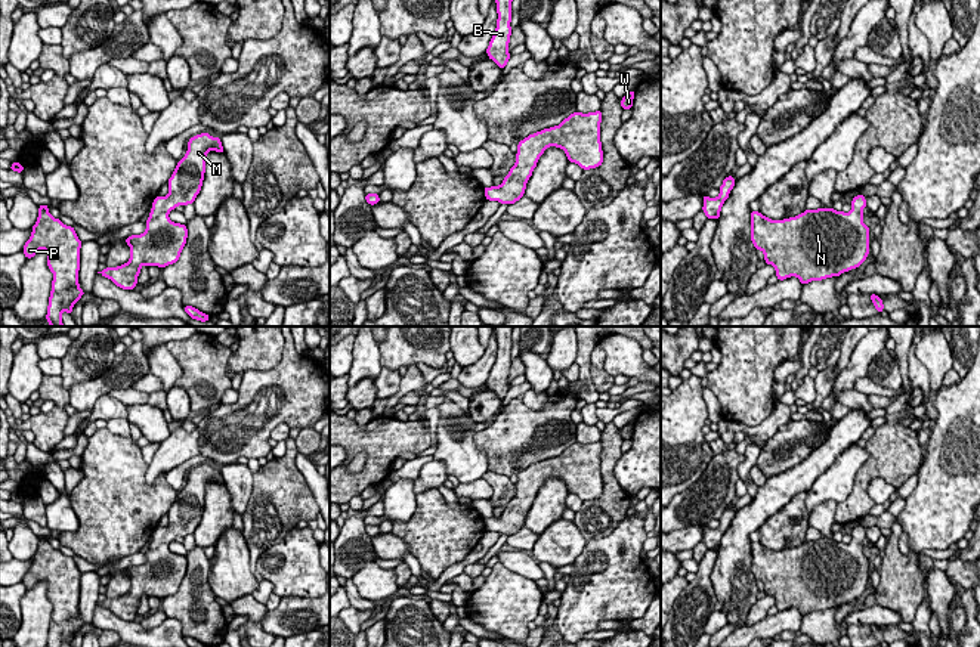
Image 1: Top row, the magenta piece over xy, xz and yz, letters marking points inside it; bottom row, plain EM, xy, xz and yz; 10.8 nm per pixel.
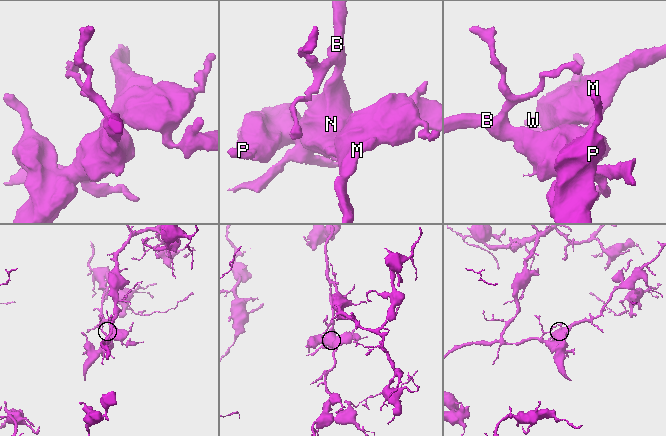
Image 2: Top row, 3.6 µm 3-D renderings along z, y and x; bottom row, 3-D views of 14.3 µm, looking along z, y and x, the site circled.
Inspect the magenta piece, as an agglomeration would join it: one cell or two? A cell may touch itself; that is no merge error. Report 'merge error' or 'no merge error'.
no merge error

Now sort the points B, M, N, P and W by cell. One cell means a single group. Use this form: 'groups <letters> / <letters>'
groups B M N P W

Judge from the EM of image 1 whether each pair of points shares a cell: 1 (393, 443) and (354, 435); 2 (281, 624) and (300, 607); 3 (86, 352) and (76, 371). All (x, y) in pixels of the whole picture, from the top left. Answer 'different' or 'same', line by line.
1: same
2: same
3: same

